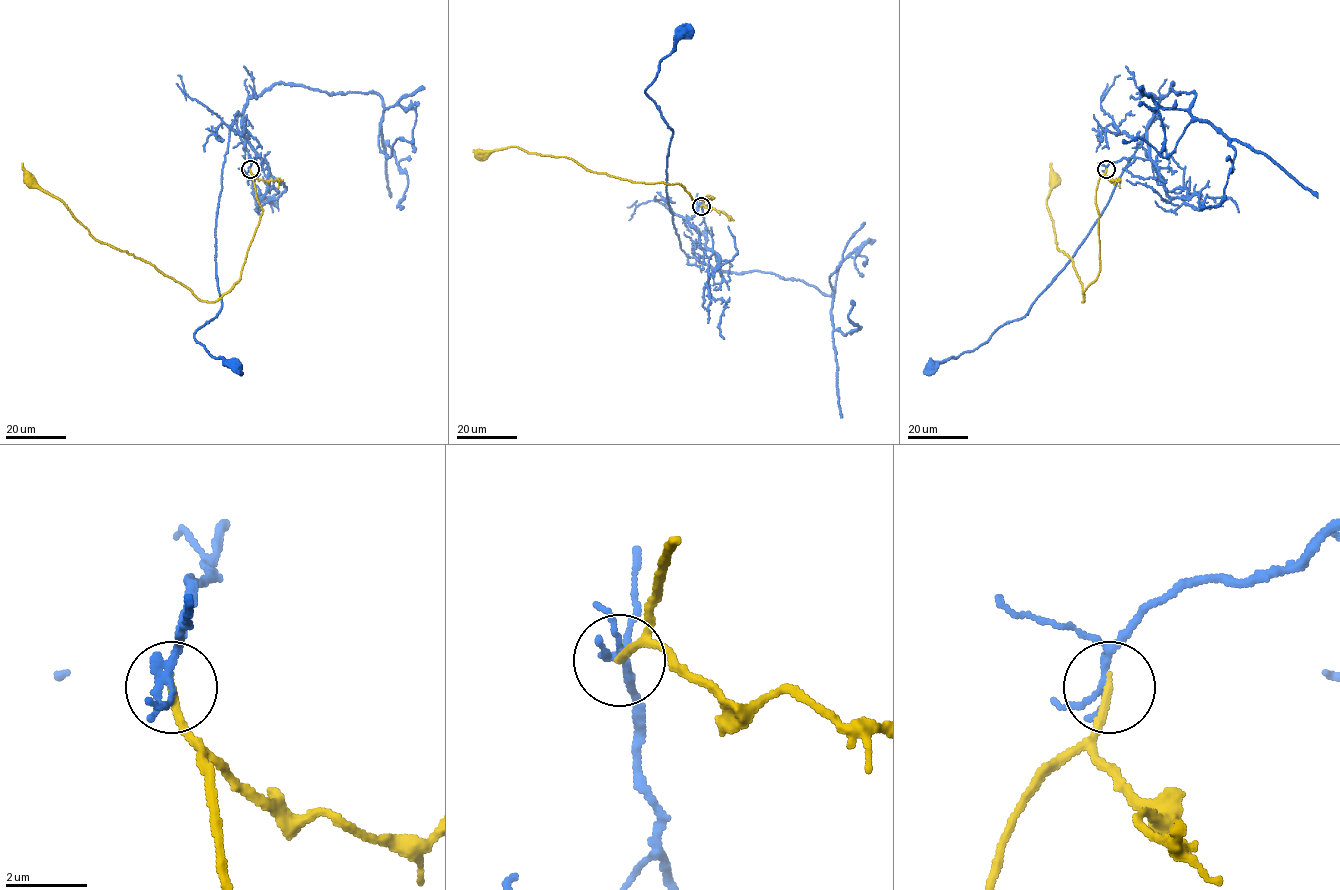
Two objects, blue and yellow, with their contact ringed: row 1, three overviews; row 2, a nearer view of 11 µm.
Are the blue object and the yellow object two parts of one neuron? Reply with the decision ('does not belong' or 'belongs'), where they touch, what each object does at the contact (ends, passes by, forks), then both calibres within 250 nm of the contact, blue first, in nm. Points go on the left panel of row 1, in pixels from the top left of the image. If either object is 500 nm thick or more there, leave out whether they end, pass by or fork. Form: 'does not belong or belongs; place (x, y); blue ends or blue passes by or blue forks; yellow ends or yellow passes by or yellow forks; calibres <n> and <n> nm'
does not belong; place (250, 169); blue forks; yellow ends; calibres 150 and 180 nm

